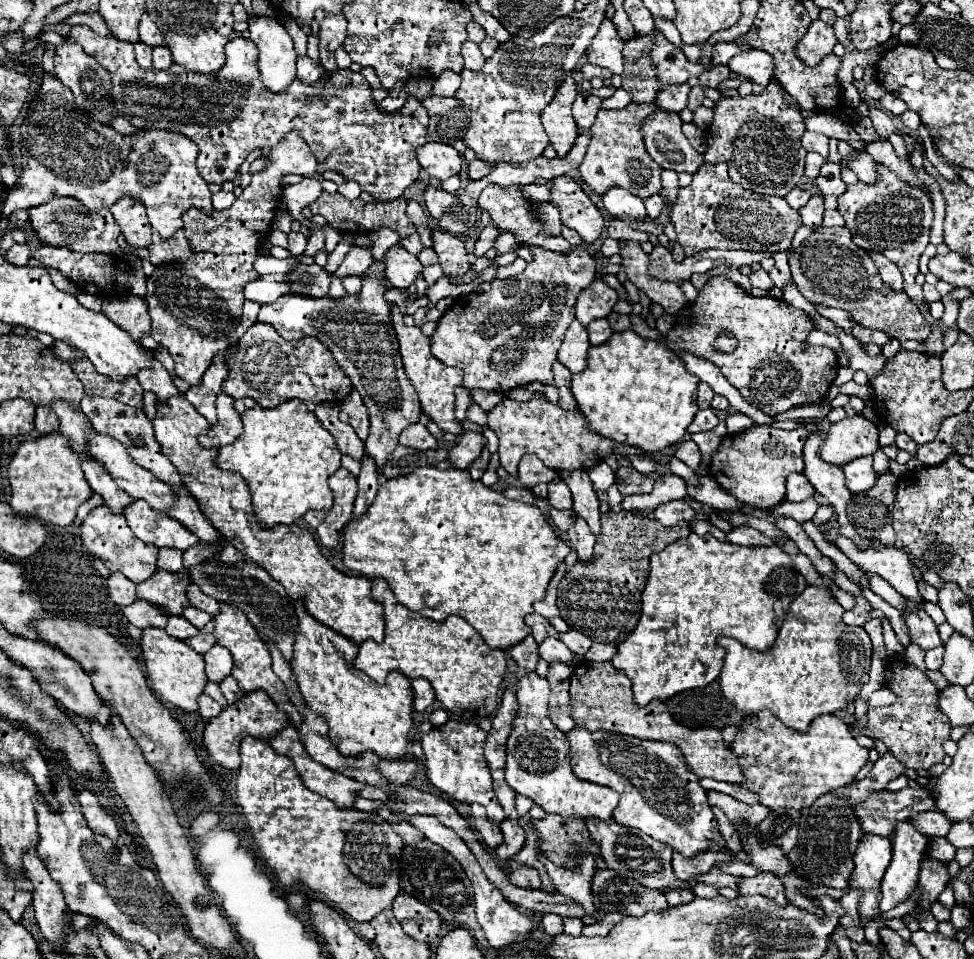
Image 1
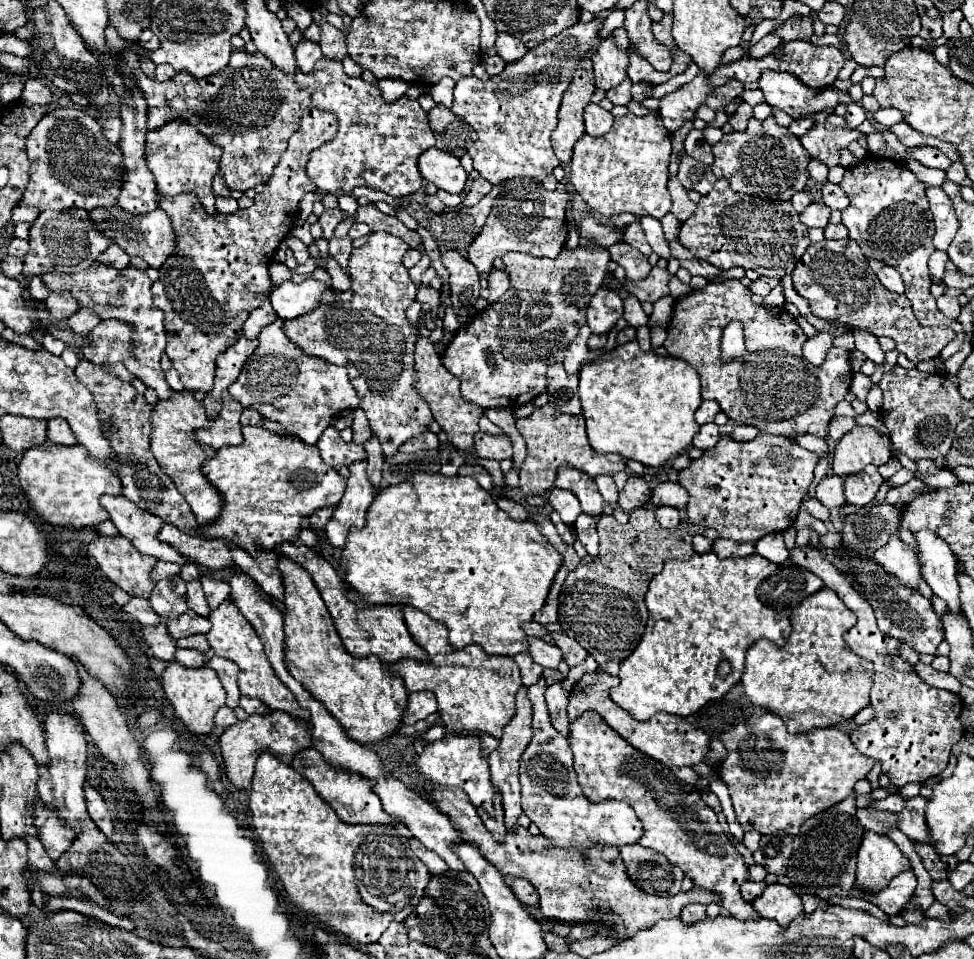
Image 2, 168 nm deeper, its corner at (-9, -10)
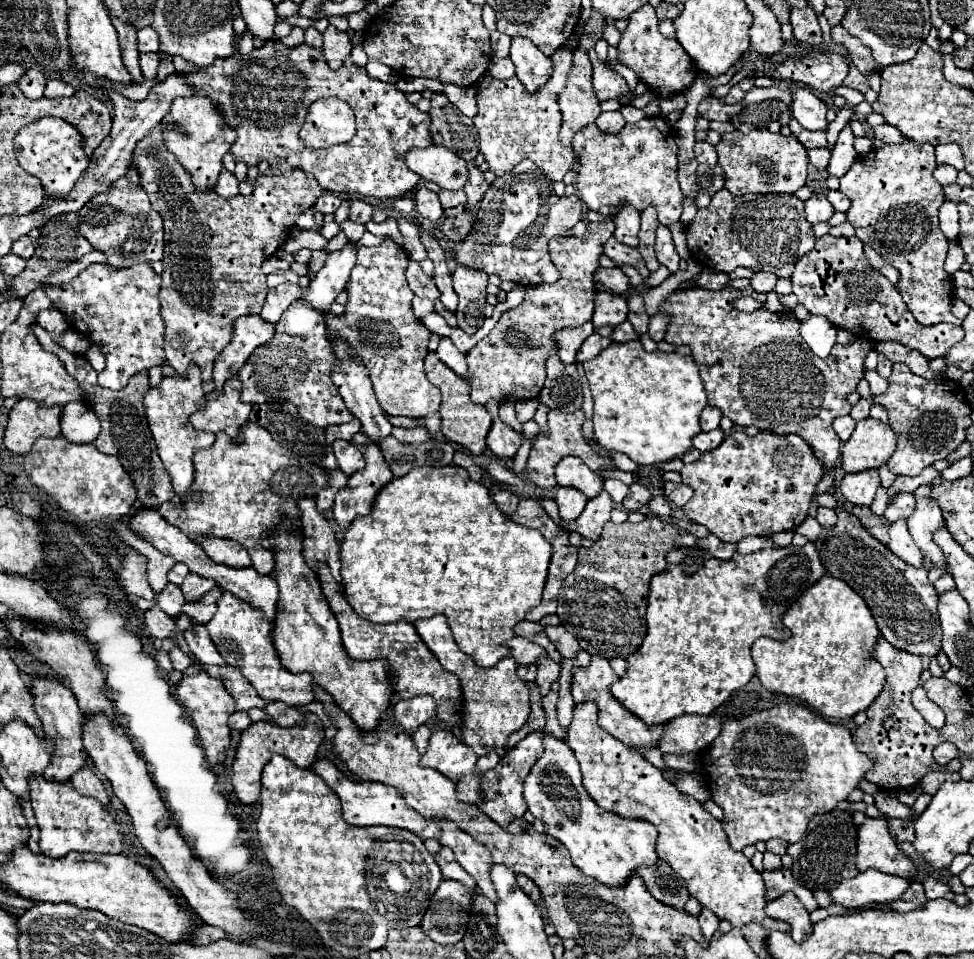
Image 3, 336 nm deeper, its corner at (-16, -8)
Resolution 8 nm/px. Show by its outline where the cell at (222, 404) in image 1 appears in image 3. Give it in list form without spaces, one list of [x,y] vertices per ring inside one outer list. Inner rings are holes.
[[[238,376],[228,378],[224,382],[222,392],[208,392],[204,394],[206,404],[198,408],[188,420],[196,430],[208,430],[208,432],[226,432],[228,436],[238,436],[238,430],[242,424],[248,422],[252,404],[246,404],[240,400],[240,380]]]

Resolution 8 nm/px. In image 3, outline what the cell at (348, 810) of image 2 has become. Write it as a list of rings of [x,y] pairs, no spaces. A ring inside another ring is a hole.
[[[318,760],[314,766],[314,772],[318,776],[324,778],[324,782],[340,796],[340,802],[342,802],[342,816],[348,824],[352,826],[376,826],[376,824],[382,824],[382,826],[394,826],[394,828],[404,828],[404,830],[410,830],[414,832],[416,836],[420,836],[422,840],[428,840],[428,838],[434,838],[434,840],[440,840],[440,826],[436,820],[428,820],[424,816],[420,816],[418,812],[412,812],[412,808],[406,806],[406,800],[404,796],[388,786],[388,784],[380,784],[380,782],[352,782],[348,780],[332,762],[328,760]]]

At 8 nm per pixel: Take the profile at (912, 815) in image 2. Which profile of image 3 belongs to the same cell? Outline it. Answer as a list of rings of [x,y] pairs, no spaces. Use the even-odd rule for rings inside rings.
[[[876,792],[876,794],[874,794],[874,804],[876,804],[876,808],[880,810],[880,814],[886,816],[886,818],[890,816],[890,818],[912,820],[912,816],[910,816],[912,810],[910,810],[908,806],[900,804],[896,796],[888,796],[888,794],[884,794],[884,792]]]

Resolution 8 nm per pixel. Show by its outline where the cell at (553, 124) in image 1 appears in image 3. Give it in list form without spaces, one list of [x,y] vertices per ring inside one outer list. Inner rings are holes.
[[[580,46],[574,50],[566,88],[558,94],[558,106],[562,112],[560,140],[568,146],[576,132],[600,116],[600,102],[592,92],[592,62],[588,52]]]

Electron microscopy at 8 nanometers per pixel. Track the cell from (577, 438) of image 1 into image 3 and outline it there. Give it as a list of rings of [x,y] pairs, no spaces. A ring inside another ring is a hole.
[[[550,410],[548,412],[548,428],[550,428],[550,434],[540,434],[536,444],[532,446],[530,450],[530,458],[528,458],[528,464],[526,464],[526,476],[540,488],[554,488],[556,486],[556,478],[554,478],[554,468],[556,464],[564,458],[564,456],[578,456],[586,462],[586,466],[598,474],[602,474],[604,470],[610,470],[614,468],[614,462],[610,458],[602,458],[598,456],[590,444],[584,440],[582,436],[582,422],[584,422],[584,412],[582,410],[576,410],[576,412],[570,412],[570,414],[564,414],[560,410]]]

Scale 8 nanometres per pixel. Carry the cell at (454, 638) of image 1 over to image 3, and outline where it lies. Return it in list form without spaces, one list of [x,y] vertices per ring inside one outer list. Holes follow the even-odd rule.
[[[432,616],[426,620],[418,620],[414,626],[422,642],[440,660],[440,664],[448,672],[454,672],[460,678],[462,692],[464,692],[464,704],[462,704],[464,744],[470,746],[478,758],[488,754],[488,750],[494,750],[494,752],[506,750],[508,736],[518,732],[526,724],[528,714],[530,714],[528,686],[516,676],[516,662],[508,656],[500,660],[494,668],[476,666],[476,662],[468,658],[464,652],[460,652],[460,648],[452,640],[452,632],[444,616]]]

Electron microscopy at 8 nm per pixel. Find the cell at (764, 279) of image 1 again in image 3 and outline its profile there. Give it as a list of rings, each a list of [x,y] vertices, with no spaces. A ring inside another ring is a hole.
[[[758,272],[750,278],[750,286],[756,290],[756,292],[770,292],[774,290],[776,286],[776,276],[772,272]]]

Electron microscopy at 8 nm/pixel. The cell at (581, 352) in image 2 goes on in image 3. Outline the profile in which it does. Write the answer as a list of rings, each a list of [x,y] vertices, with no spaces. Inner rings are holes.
[[[586,322],[578,328],[564,328],[564,330],[556,330],[554,332],[554,340],[558,340],[558,358],[564,364],[574,364],[576,360],[576,350],[580,348],[580,344],[594,332],[592,322]]]

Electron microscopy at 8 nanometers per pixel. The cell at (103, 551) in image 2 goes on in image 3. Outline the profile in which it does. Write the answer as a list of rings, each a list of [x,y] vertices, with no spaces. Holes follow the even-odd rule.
[[[130,550],[130,554],[124,556],[124,560],[122,560],[120,580],[128,594],[136,594],[140,598],[152,600],[156,594],[152,592],[152,588],[146,580],[146,562],[148,560],[142,554],[138,554],[136,550]]]

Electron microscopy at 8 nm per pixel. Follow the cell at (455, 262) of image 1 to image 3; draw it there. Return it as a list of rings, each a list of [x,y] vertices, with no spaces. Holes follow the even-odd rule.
[[[456,266],[452,278],[454,278],[454,292],[460,298],[460,306],[456,312],[458,328],[462,328],[466,334],[474,334],[484,324],[488,274]]]

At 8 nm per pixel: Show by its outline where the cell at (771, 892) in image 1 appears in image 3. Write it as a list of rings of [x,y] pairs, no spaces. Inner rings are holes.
[[[786,892],[784,896],[768,902],[766,912],[768,912],[770,918],[776,918],[776,920],[782,920],[782,922],[790,924],[790,928],[792,928],[790,936],[796,942],[806,940],[812,932],[812,922],[808,918],[810,914],[806,912],[804,904],[792,892]]]

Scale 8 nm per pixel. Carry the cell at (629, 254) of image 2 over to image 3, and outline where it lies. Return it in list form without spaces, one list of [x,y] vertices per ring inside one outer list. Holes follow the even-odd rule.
[[[612,236],[610,240],[606,240],[606,244],[604,244],[604,254],[606,254],[616,266],[620,266],[620,268],[622,268],[624,264],[628,264],[628,266],[634,266],[634,268],[640,272],[642,278],[648,278],[648,276],[650,276],[644,260],[642,260],[642,256],[640,256],[640,252],[638,252],[636,248],[632,248],[632,246],[626,246],[626,244],[618,242],[614,236]]]

